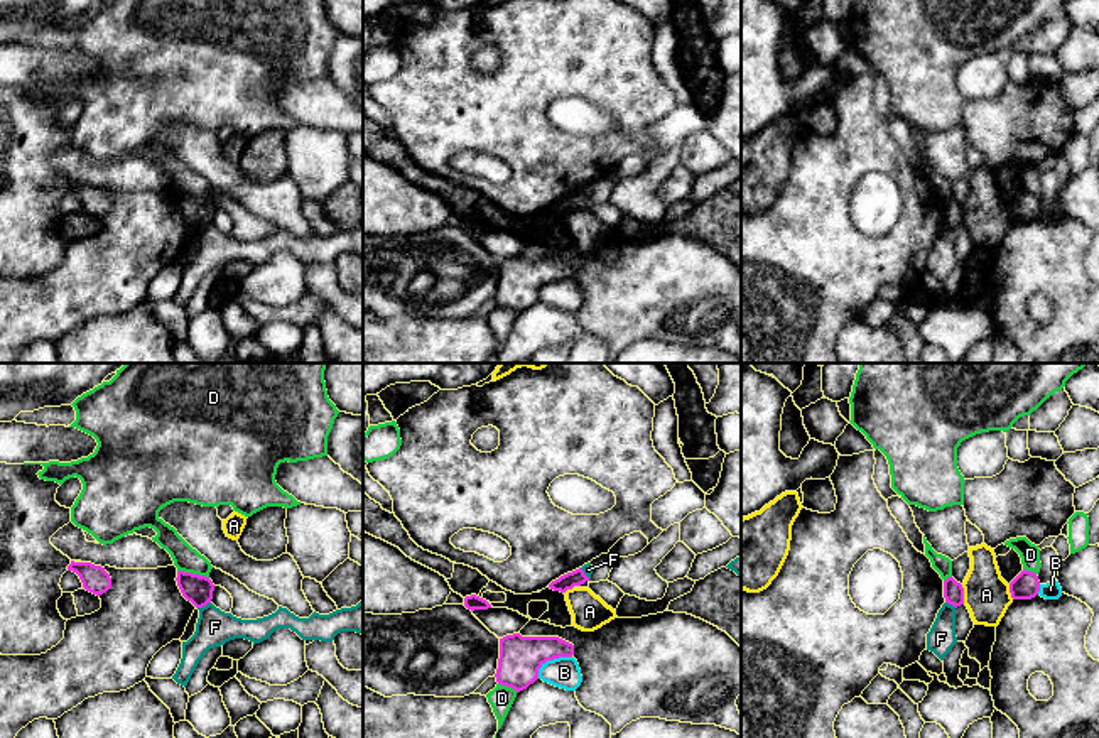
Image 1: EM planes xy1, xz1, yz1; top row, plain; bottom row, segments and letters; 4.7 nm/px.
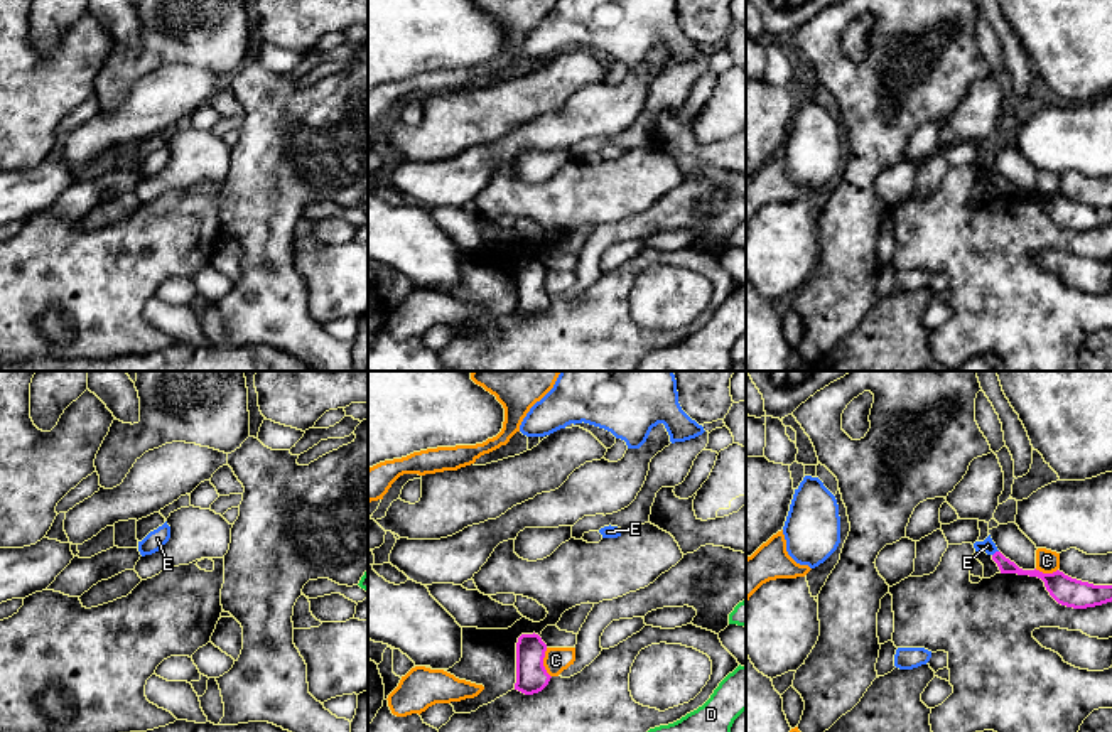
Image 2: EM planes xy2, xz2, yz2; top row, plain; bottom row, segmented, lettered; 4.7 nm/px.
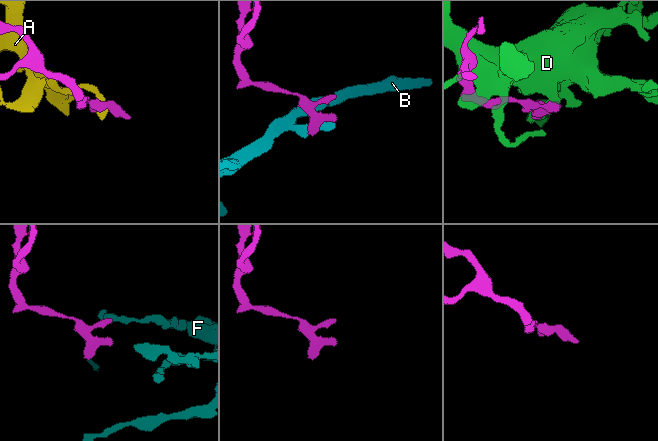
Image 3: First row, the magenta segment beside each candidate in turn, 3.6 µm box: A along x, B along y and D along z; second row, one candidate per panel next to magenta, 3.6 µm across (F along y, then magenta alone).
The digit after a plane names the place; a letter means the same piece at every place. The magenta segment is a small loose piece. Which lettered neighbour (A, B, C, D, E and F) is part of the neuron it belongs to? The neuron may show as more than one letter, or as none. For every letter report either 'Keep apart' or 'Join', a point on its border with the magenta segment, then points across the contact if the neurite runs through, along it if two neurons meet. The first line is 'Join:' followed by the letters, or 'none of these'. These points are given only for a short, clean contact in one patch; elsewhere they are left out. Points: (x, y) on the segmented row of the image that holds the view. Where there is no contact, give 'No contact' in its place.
Join: E
A: Keep apart. Touches magenta at yz1 (963, 595)
B: Keep apart. Touches magenta at xz1 (551, 659)
C: Keep apart. Touches magenta at xz2 (542, 663). Boundary: xz2 (545, 648), (544, 668), (550, 677)
D: Keep apart. Touches magenta at xy1 (191, 573)
E: Join. Touches magenta at yz2 (994, 554). Path across: yz2 (1006, 565), (994, 554), (987, 545)
F: Keep apart. Touches magenta at xy1 (203, 605). Boundary: xy1 (210, 602), (198, 608)

